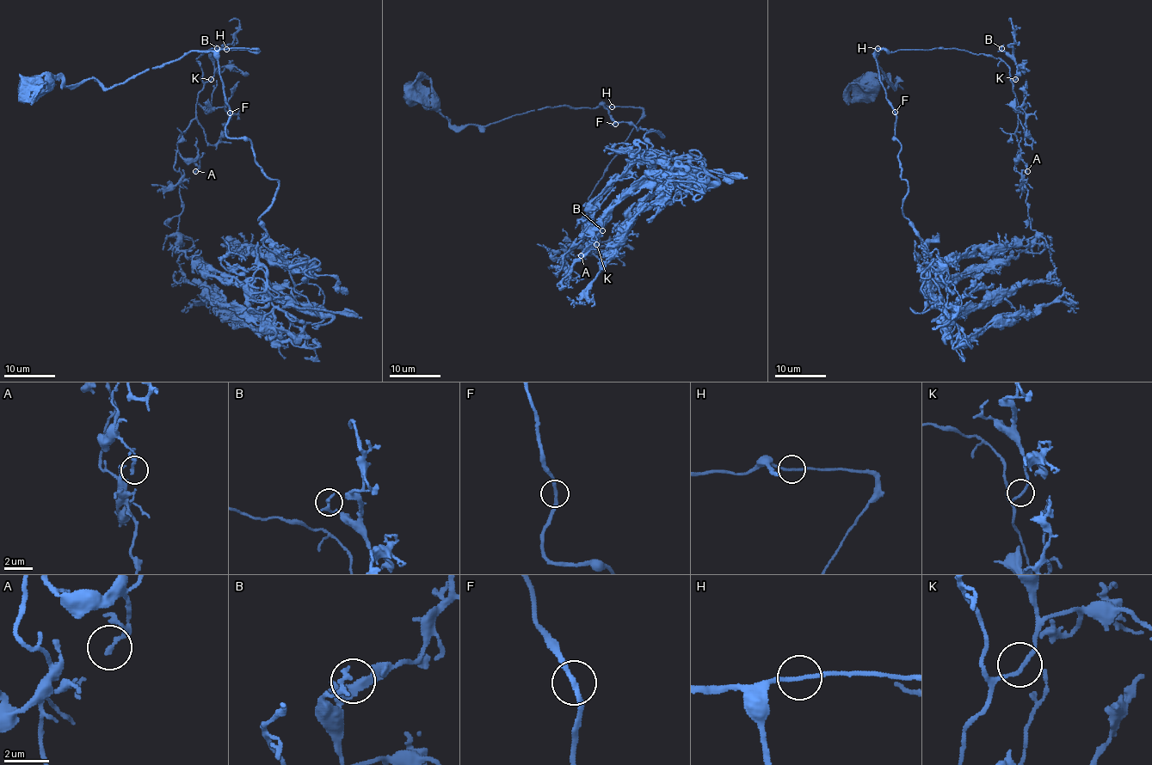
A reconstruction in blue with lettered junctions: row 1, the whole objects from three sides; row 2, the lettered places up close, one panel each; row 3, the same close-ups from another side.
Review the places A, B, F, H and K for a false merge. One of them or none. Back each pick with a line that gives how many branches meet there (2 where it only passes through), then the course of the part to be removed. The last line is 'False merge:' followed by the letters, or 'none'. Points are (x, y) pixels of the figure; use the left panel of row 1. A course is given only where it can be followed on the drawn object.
False merge: none

